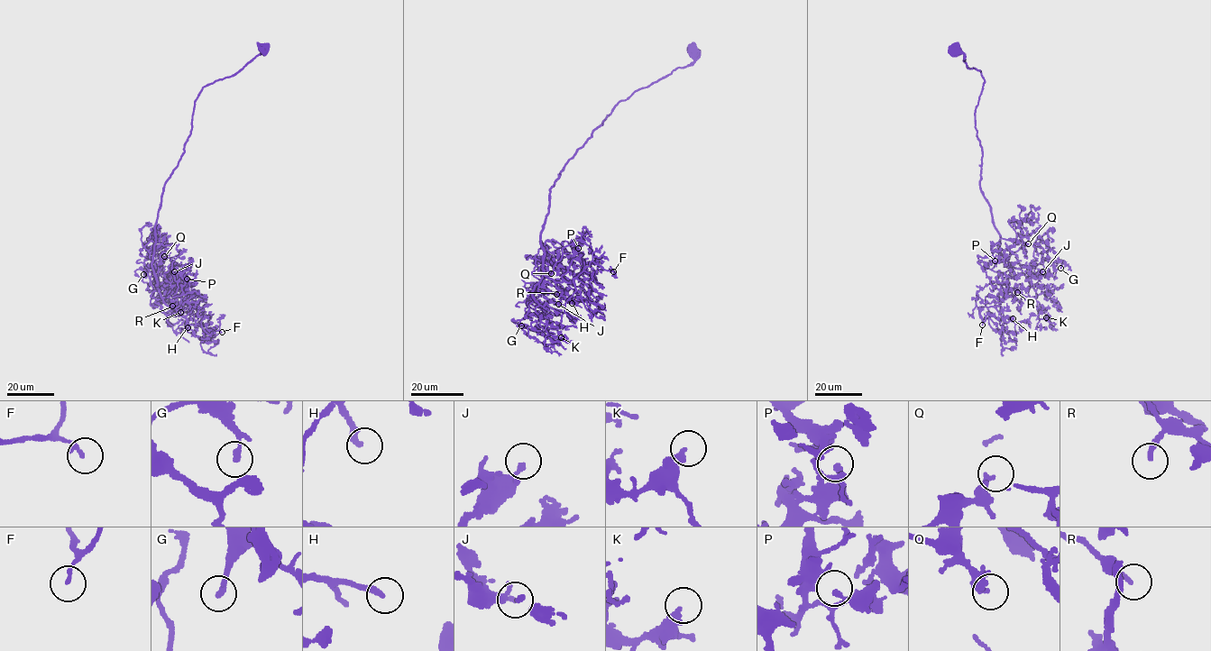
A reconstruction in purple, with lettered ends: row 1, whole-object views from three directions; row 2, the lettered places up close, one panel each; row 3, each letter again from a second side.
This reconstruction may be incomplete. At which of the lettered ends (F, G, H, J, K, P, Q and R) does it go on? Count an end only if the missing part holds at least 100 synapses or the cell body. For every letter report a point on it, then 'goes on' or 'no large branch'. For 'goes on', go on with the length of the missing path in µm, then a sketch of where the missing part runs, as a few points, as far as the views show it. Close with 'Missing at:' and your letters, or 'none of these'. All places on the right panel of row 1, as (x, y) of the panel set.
F: (982, 325) | no large branch
G: (1060, 268) | no large branch
H: (1013, 318) | goes on | 20 µm | (1013, 318), (1019, 334), (1032, 327)
J: (1042, 271) | no large branch
K: (1046, 317) | no large branch
P: (995, 261) | no large branch
Q: (1028, 243) | no large branch
R: (1017, 292) | goes on | 20 µm
Missing at: H, R

